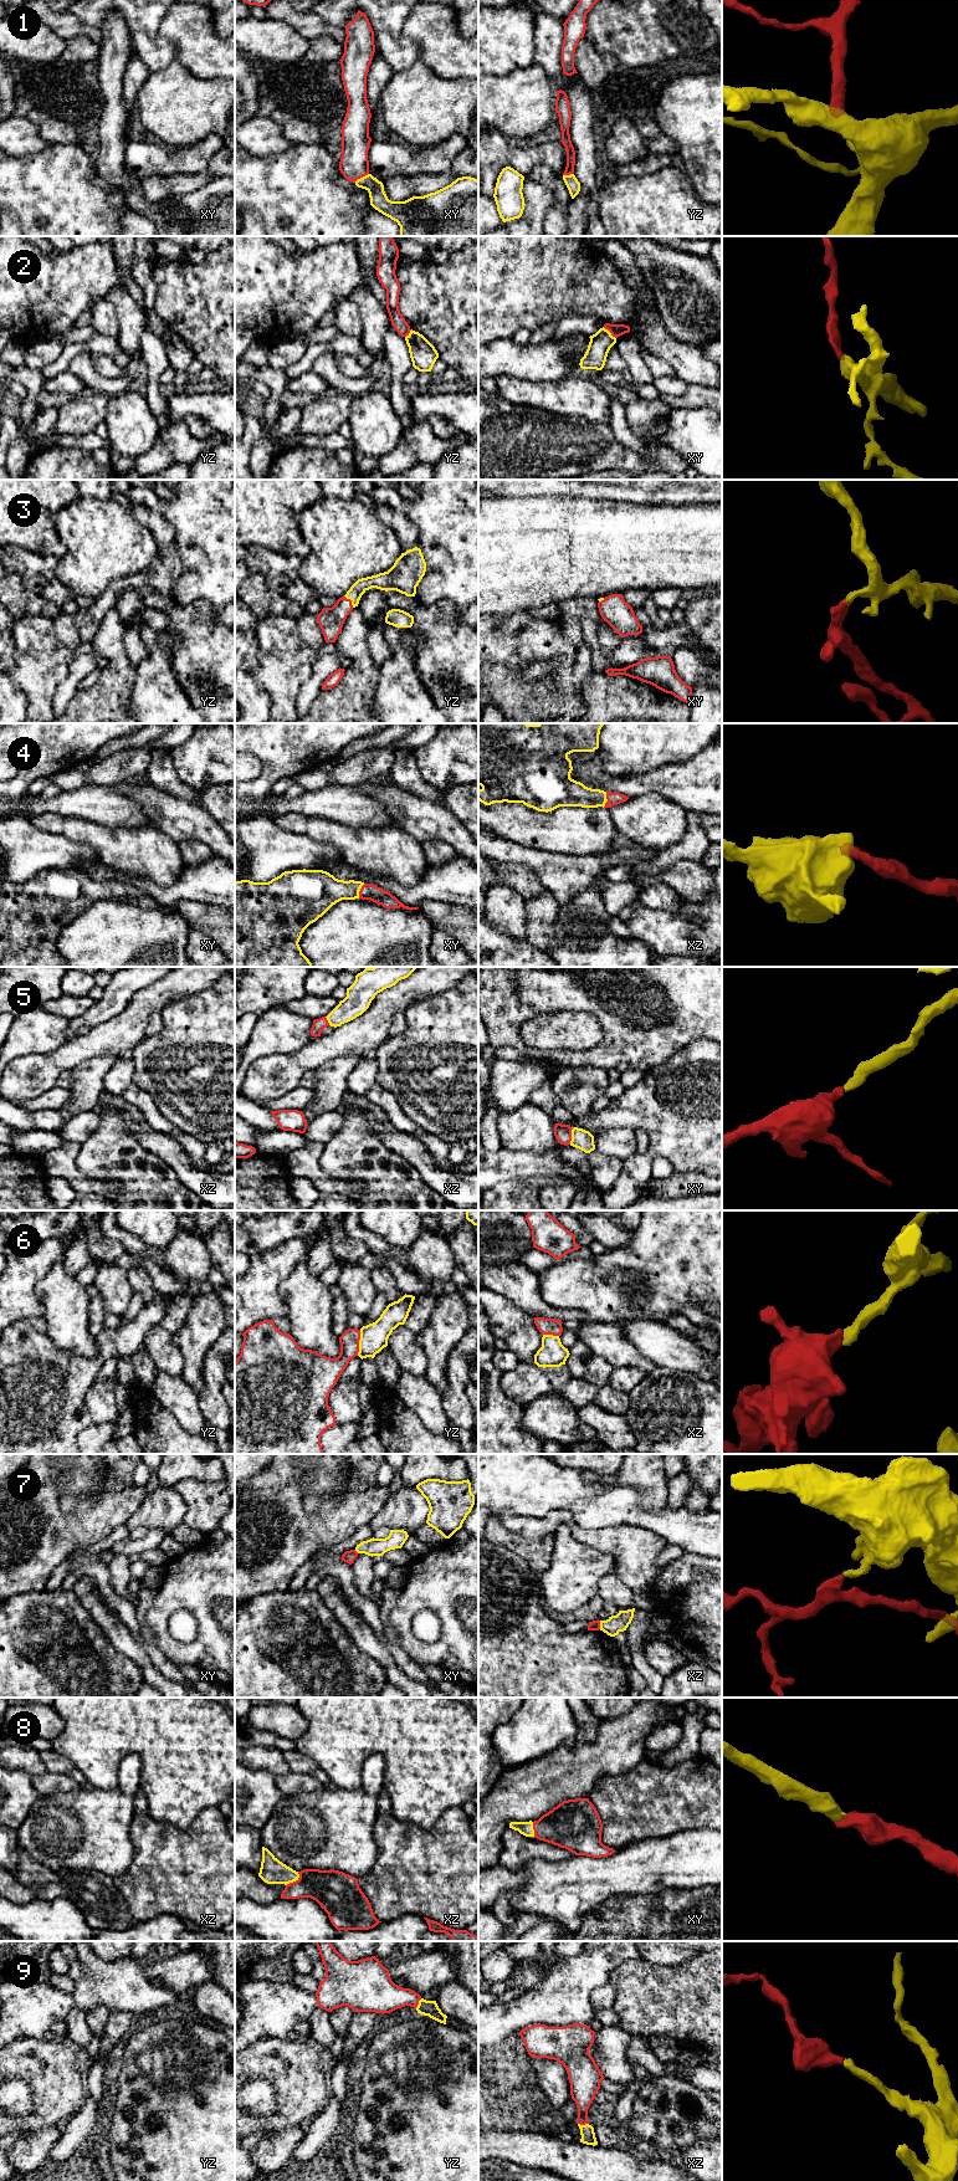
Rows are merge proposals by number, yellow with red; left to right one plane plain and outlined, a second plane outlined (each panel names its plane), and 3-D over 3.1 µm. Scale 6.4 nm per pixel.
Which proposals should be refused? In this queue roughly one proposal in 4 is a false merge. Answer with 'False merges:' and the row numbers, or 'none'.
False merges: 2, 7

